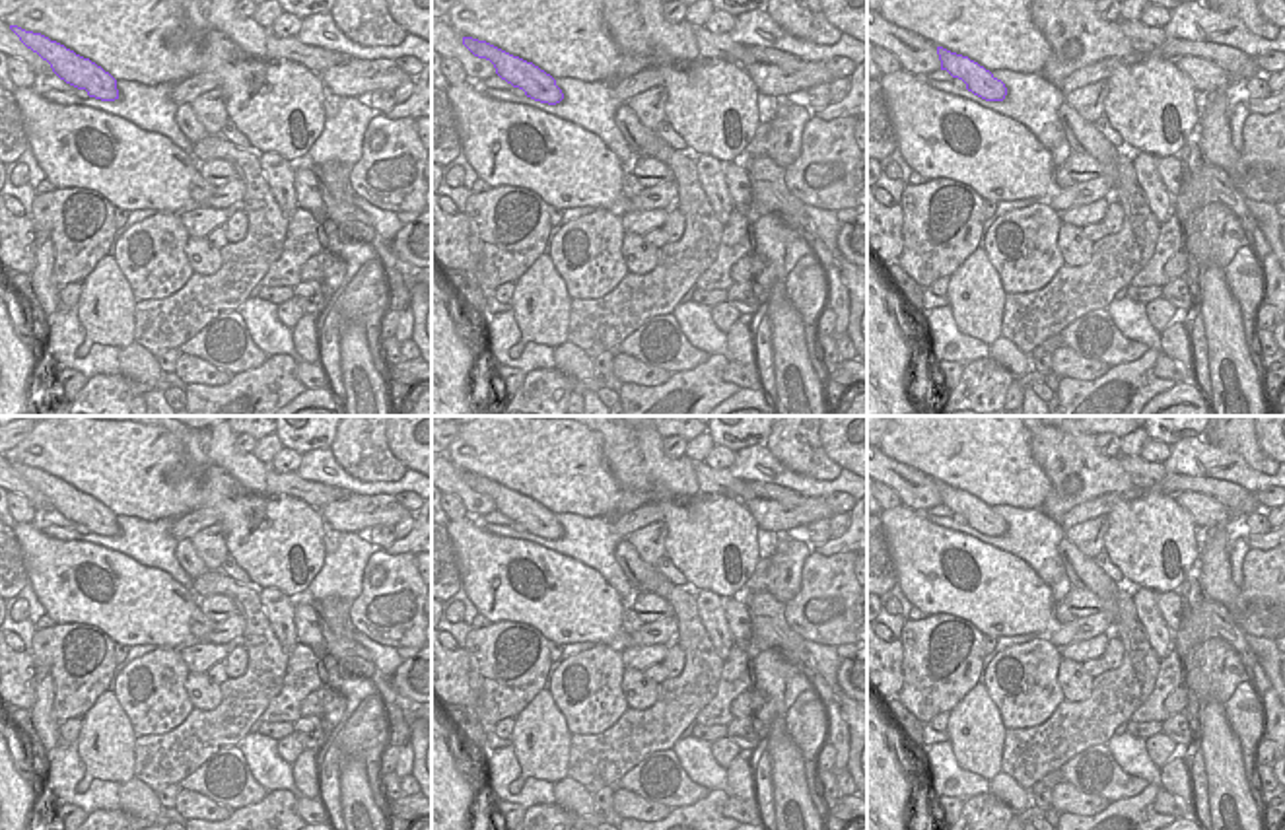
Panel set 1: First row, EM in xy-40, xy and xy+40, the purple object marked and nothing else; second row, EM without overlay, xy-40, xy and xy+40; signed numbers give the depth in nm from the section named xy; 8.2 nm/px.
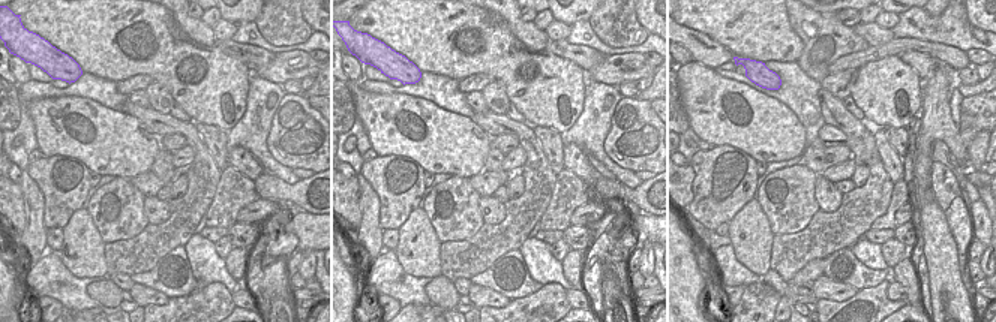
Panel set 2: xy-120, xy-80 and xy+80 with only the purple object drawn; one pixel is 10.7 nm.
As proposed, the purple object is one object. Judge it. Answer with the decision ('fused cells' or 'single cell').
single cell

